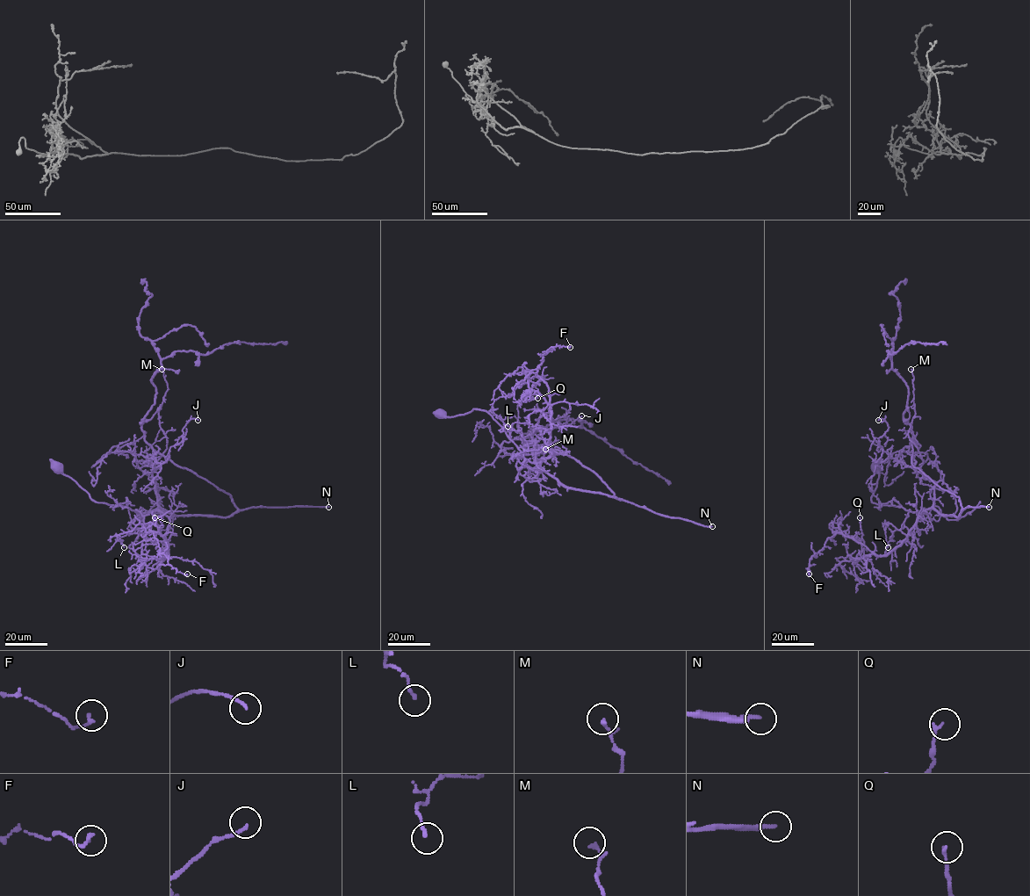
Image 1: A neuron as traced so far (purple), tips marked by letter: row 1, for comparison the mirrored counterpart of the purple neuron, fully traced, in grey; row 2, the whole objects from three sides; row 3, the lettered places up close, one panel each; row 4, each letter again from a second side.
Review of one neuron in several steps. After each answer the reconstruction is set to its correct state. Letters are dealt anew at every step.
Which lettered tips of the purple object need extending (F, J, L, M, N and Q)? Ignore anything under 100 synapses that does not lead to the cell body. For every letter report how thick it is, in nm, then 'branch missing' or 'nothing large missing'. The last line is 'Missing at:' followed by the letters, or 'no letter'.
F: calibre 160 nm; nothing large missing
J: calibre 140 nm; nothing large missing
L: calibre 140 nm; nothing large missing
M: calibre 180 nm; nothing large missing
N: calibre 240 nm; branch missing
Q: calibre 120 nm; nothing large missing
Missing at: N

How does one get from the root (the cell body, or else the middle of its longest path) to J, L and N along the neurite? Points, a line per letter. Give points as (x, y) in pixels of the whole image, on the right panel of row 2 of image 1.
J: (875, 467), (873, 502), (918, 513), (932, 505), (933, 481), (893, 458), (875, 462), (888, 429), (878, 420)
L: (875, 467), (878, 469), (879, 478), (871, 501), (910, 510), (903, 527), (892, 531), (888, 547)
N: (875, 467), (879, 478), (871, 501), (878, 504), (918, 513), (933, 508), (955, 516), (966, 507), (989, 507)

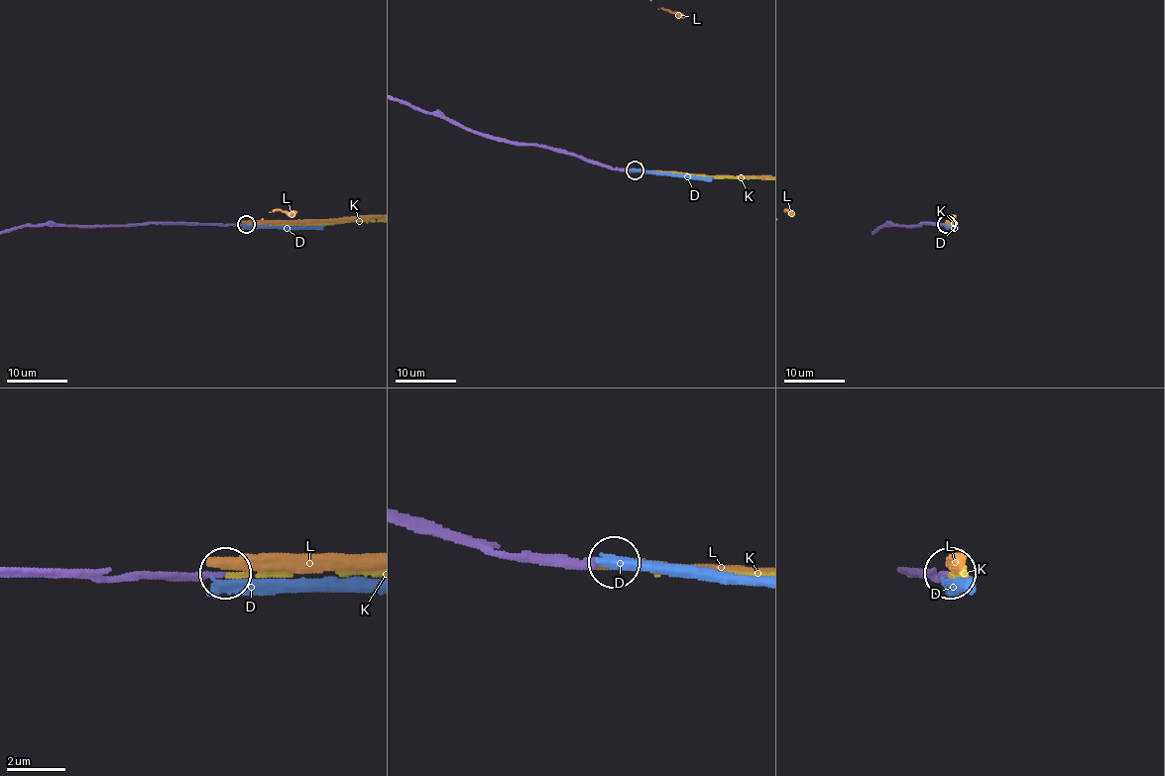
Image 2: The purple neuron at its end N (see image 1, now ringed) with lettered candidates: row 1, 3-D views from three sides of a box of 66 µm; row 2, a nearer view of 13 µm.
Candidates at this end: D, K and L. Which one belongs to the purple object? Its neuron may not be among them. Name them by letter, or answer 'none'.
K

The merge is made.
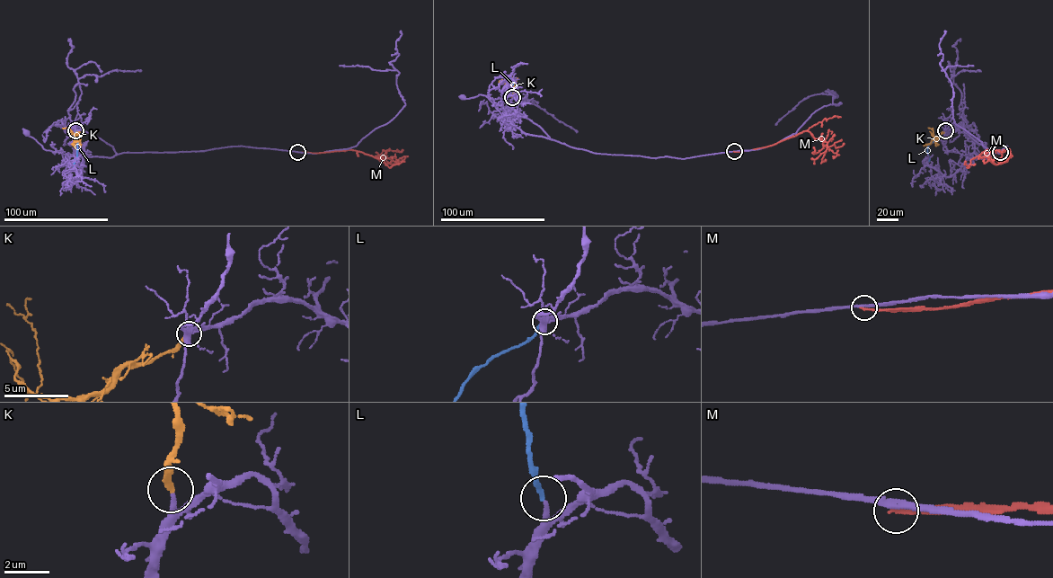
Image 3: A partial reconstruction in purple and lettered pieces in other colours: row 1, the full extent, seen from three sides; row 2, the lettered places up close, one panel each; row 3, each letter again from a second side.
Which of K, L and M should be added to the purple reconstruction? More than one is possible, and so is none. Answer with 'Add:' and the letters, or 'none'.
Add: K

